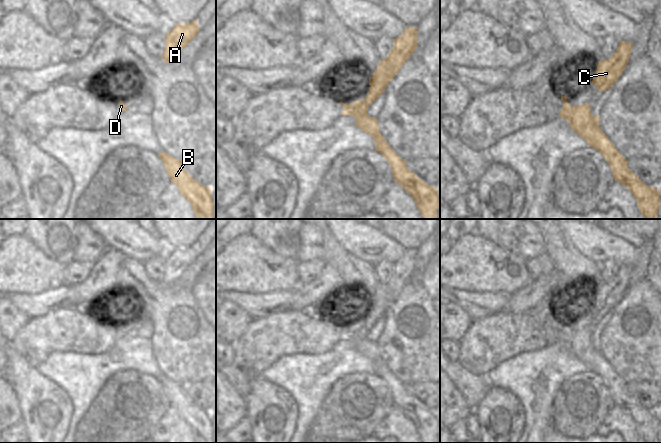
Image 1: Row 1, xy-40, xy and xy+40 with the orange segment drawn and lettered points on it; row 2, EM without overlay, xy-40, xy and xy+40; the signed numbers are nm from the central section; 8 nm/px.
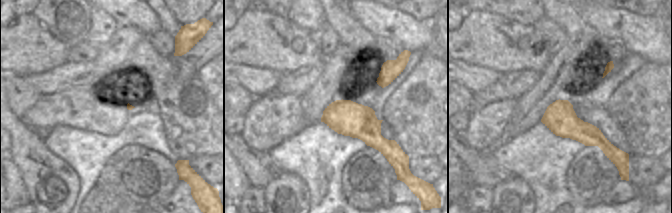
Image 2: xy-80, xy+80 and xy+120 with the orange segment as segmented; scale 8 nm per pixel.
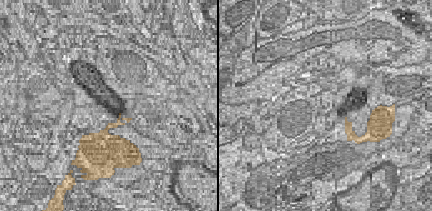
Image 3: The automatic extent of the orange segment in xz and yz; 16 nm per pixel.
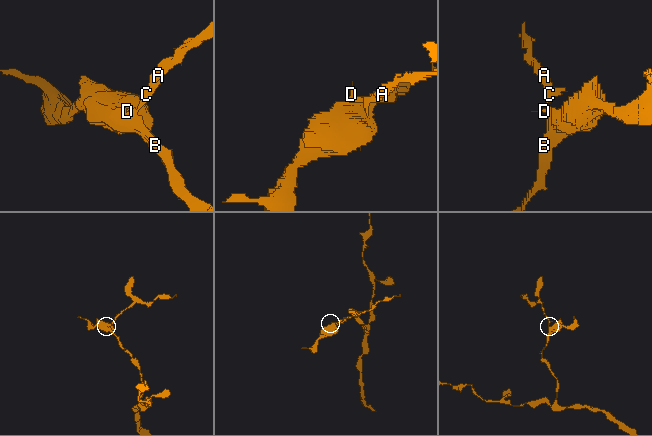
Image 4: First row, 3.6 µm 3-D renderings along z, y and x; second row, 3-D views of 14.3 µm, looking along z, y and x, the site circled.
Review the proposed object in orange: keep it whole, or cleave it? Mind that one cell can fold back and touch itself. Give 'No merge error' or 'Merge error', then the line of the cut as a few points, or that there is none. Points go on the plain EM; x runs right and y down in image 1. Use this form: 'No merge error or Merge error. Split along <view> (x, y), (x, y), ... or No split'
Merge error. Split along xy (364, 326), (368, 330)

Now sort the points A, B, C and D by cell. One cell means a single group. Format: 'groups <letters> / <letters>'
groups A C / B D

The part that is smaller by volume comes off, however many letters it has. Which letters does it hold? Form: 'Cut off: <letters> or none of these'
Cut off: A, C

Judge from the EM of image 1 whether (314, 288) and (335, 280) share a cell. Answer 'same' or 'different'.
same

